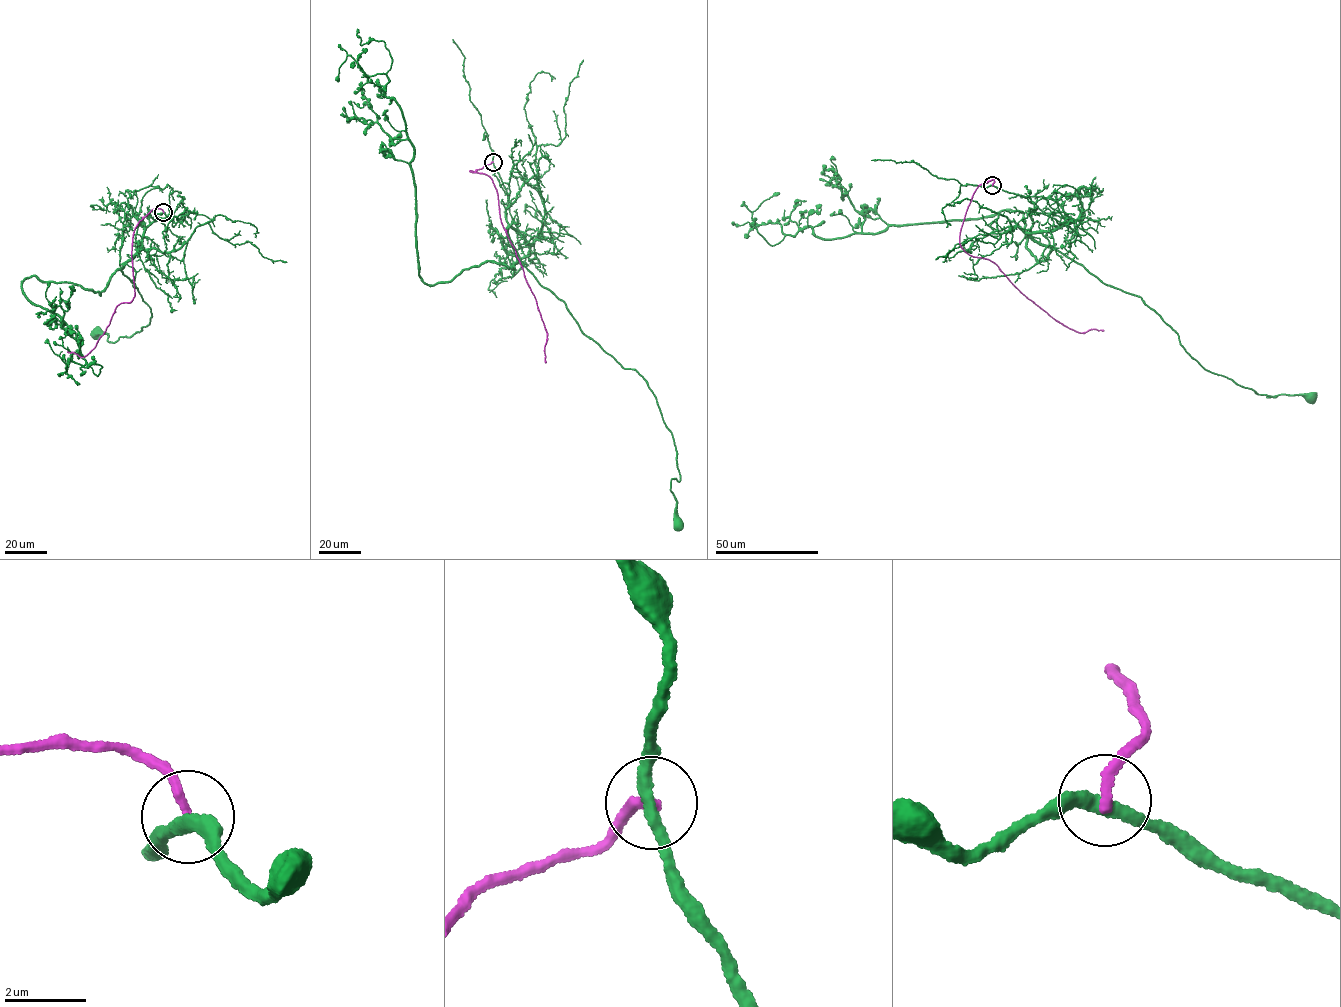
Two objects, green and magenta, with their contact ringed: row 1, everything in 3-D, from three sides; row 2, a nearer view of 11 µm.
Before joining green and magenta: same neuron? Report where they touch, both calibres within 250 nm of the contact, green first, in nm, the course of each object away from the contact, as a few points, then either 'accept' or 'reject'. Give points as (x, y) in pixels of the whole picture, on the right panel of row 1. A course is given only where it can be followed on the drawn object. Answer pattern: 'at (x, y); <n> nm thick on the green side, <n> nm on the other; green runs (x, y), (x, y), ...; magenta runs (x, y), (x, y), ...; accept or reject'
at (992, 185); 320 nm thick on the green side, 260 nm on the other; green runs (992, 185), (1060, 205), (1072, 220), (1027, 233), (1138, 296), (1205, 369), (1275, 397), (1267, 396), (1310, 397); magenta runs (992, 185), (992, 178), (973, 194), (960, 246), (991, 261), (1062, 324), (1081, 333), (1103, 331); reject

